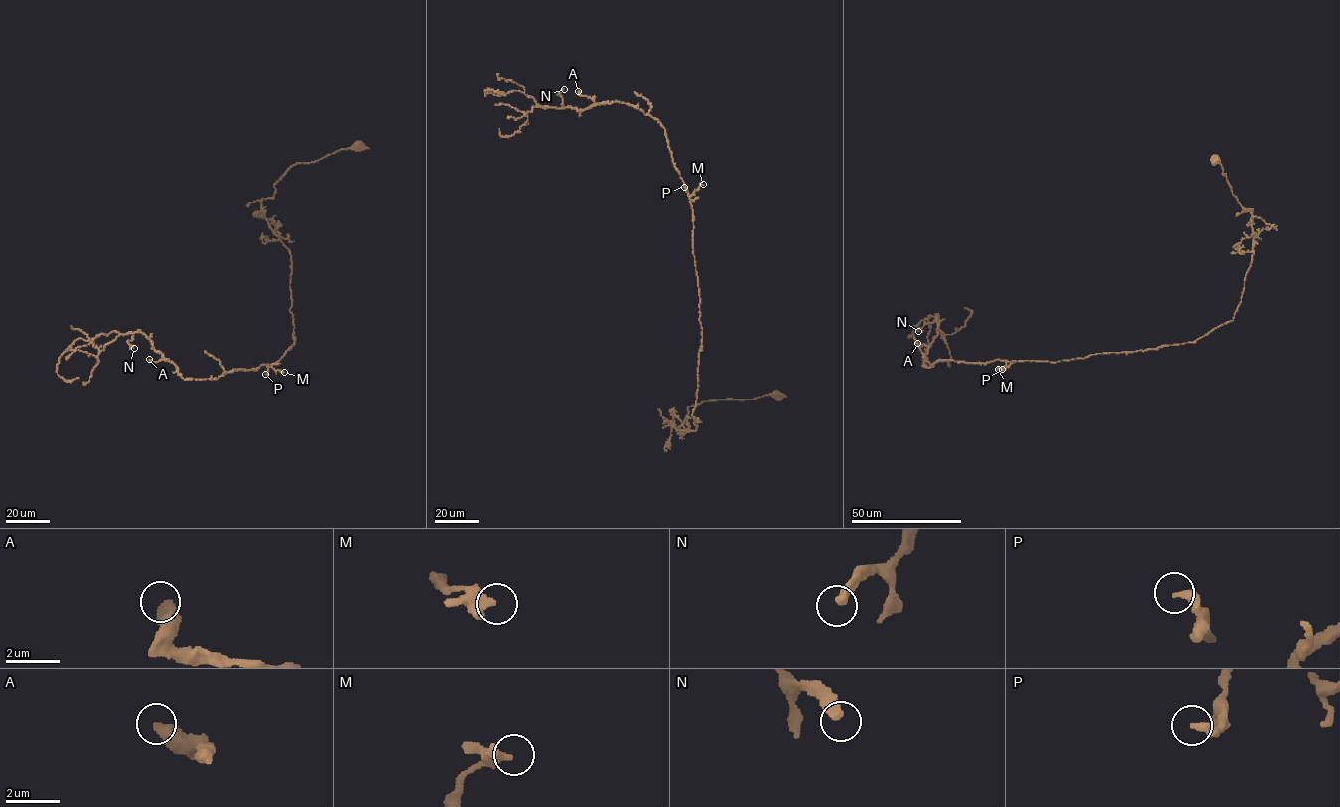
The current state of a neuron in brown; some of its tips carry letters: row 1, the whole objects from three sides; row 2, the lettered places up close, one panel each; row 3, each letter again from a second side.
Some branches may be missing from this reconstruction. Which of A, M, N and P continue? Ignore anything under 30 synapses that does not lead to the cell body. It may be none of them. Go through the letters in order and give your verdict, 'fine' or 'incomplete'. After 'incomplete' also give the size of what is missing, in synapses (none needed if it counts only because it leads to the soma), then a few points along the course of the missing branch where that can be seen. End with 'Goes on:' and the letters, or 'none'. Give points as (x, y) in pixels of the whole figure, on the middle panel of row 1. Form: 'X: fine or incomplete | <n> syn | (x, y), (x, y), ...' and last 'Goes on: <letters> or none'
A: fine
M: fine
N: fine
P: fine
Goes on: none

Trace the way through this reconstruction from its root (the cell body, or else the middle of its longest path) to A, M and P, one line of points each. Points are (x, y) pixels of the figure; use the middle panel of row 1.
A: (777, 394), (704, 401), (671, 426), (697, 426), (702, 333), (689, 196), (658, 121), (578, 91)
M: (777, 394), (704, 401), (671, 426), (697, 426), (702, 333), (689, 197), (703, 184)
P: (777, 394), (704, 401), (671, 426), (696, 429), (702, 341), (684, 187)

